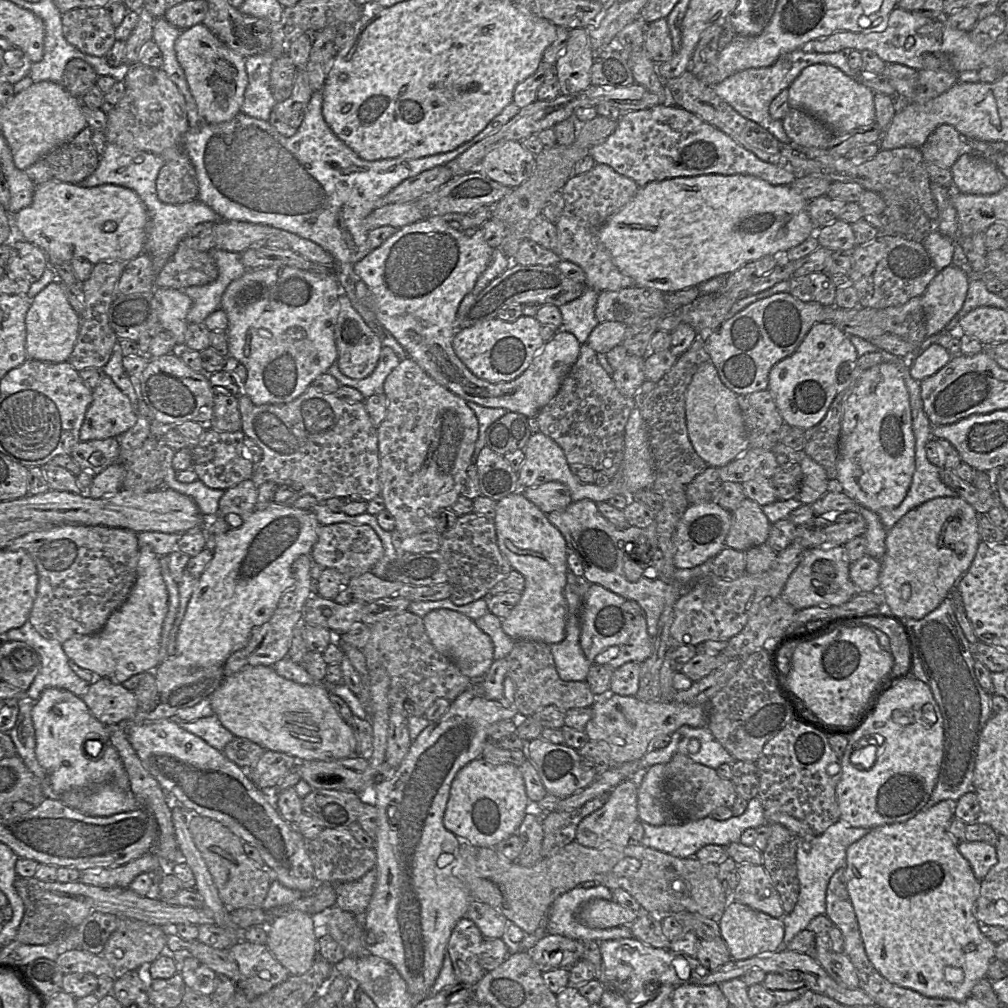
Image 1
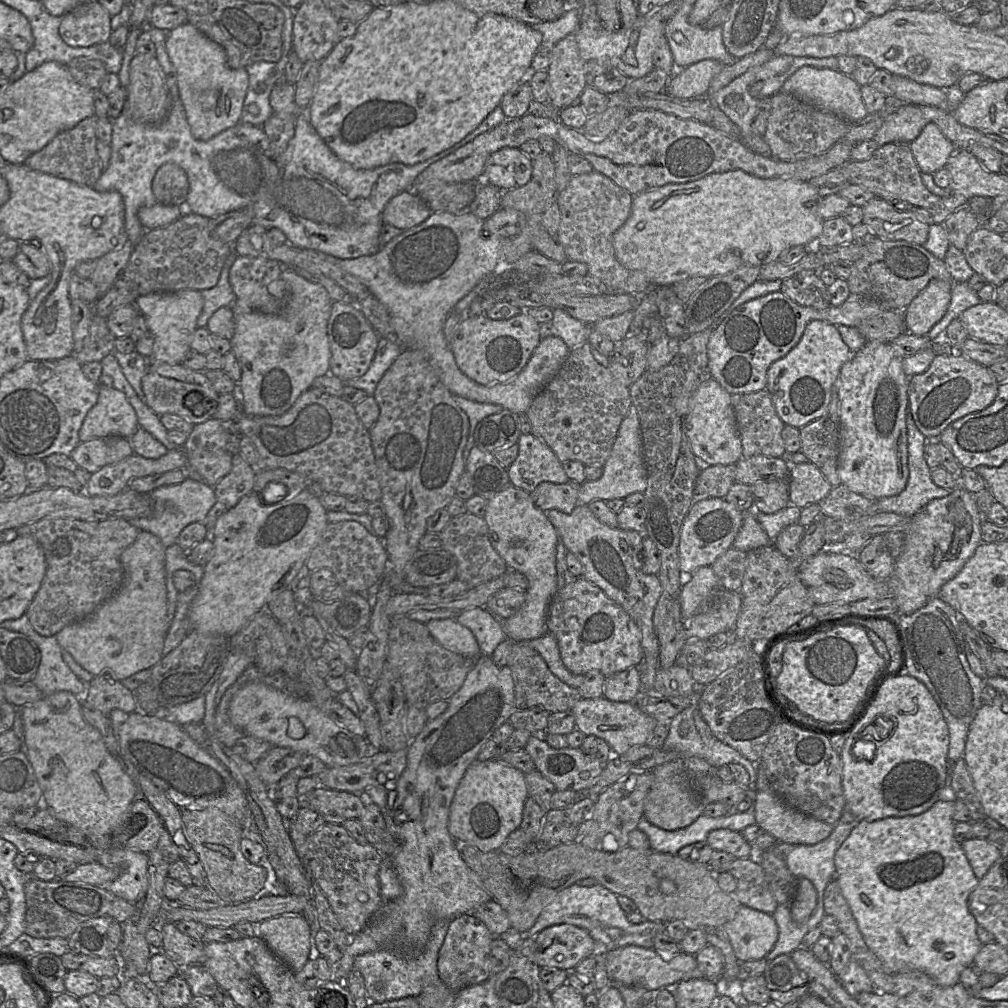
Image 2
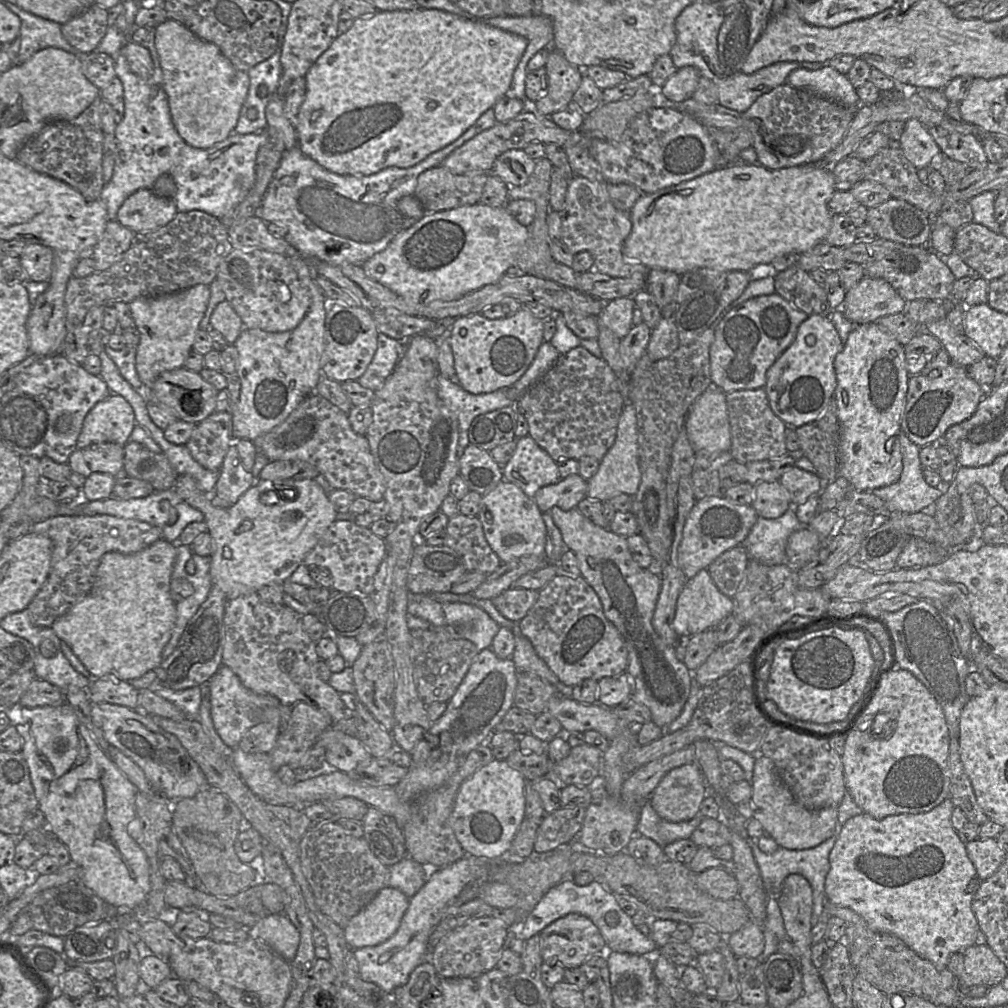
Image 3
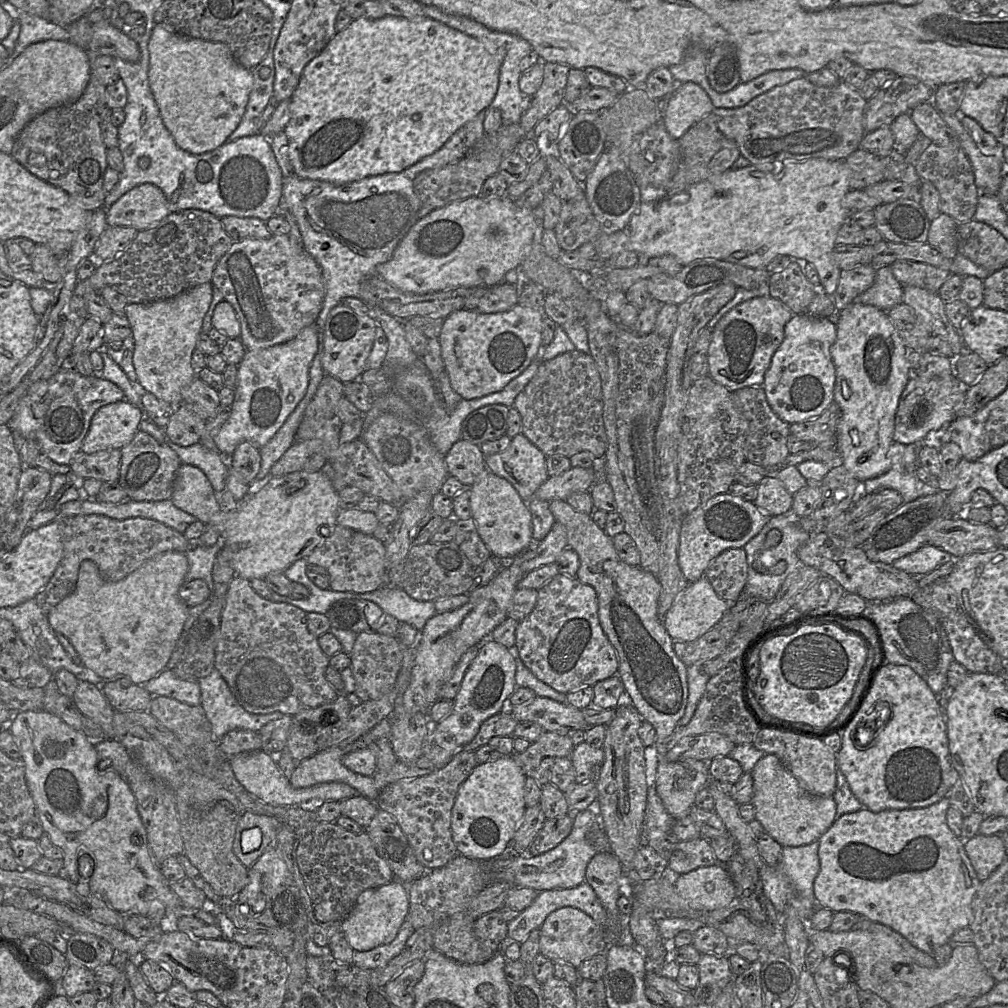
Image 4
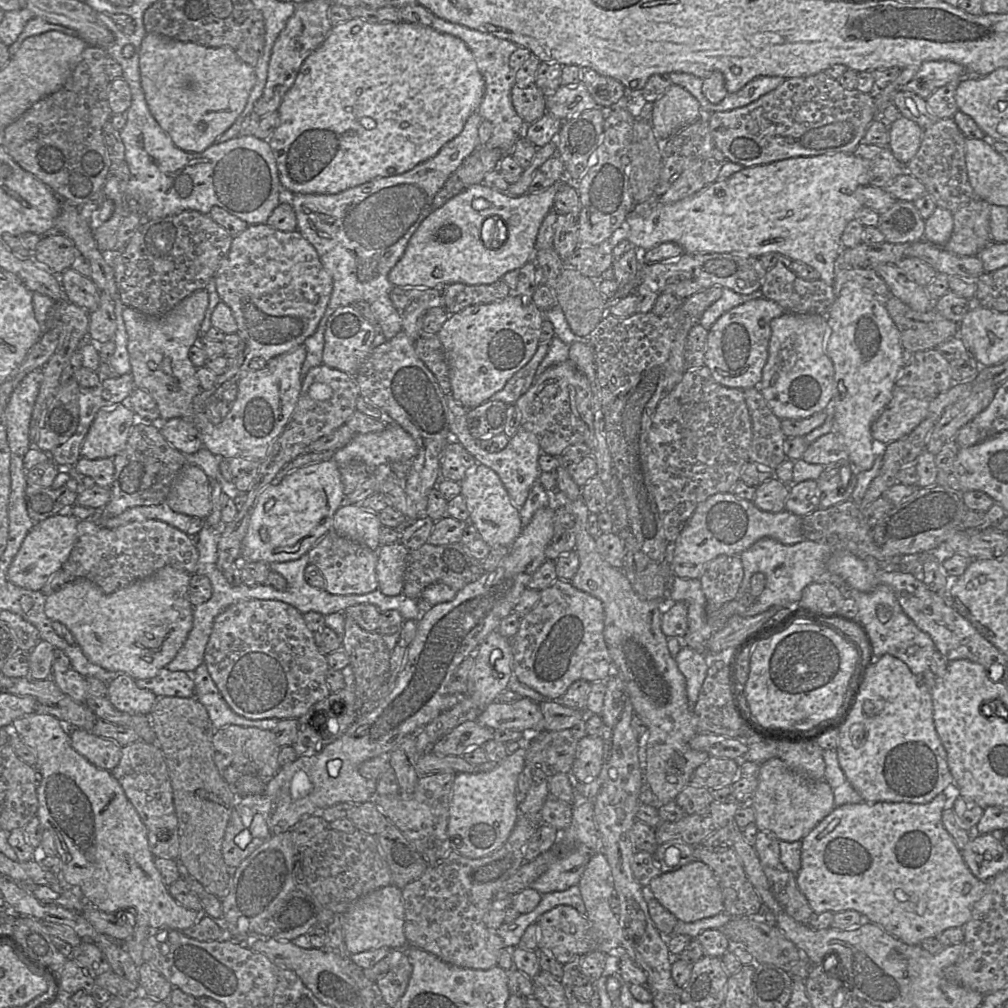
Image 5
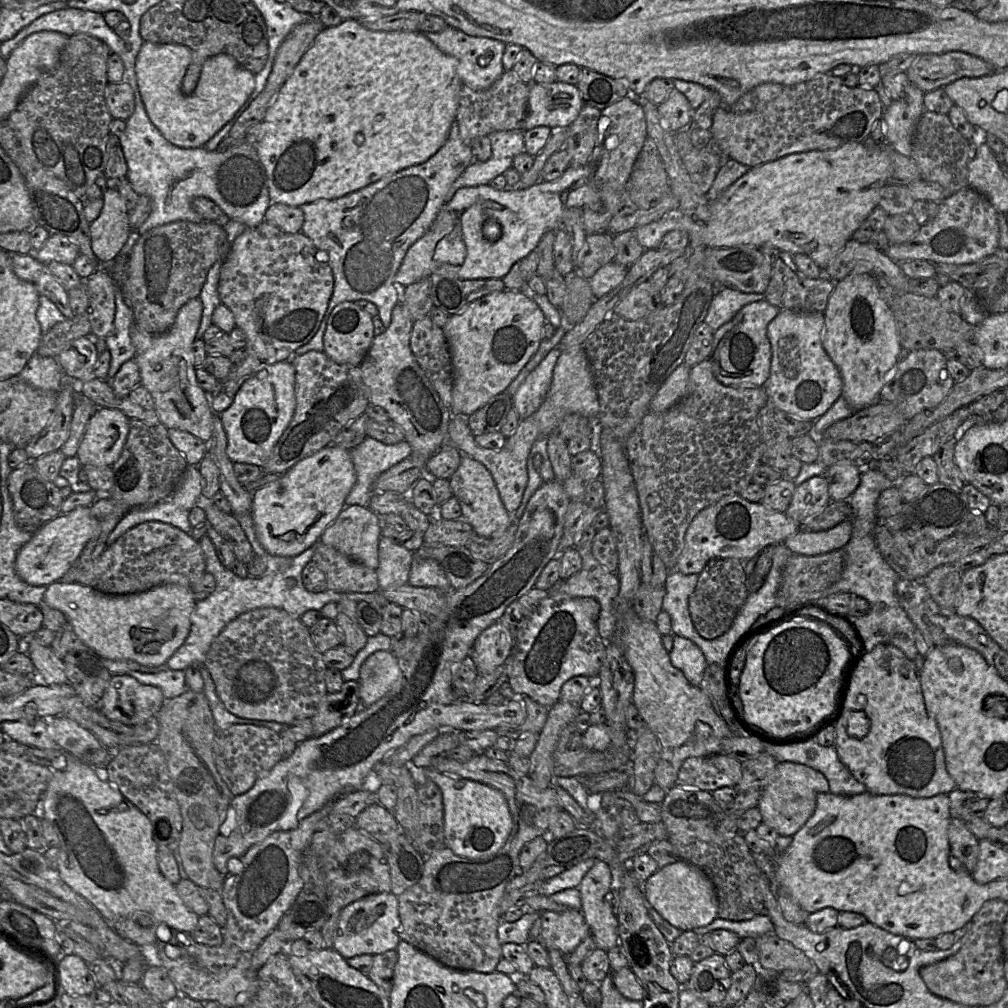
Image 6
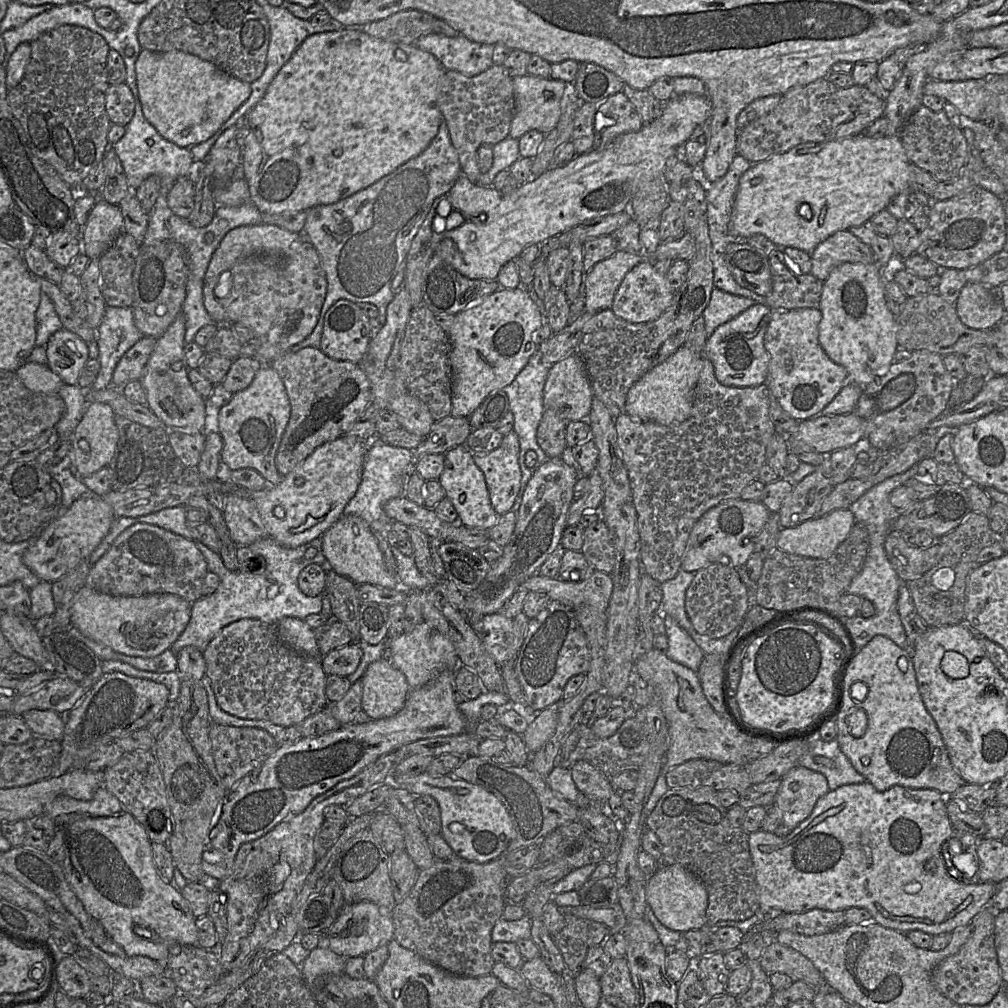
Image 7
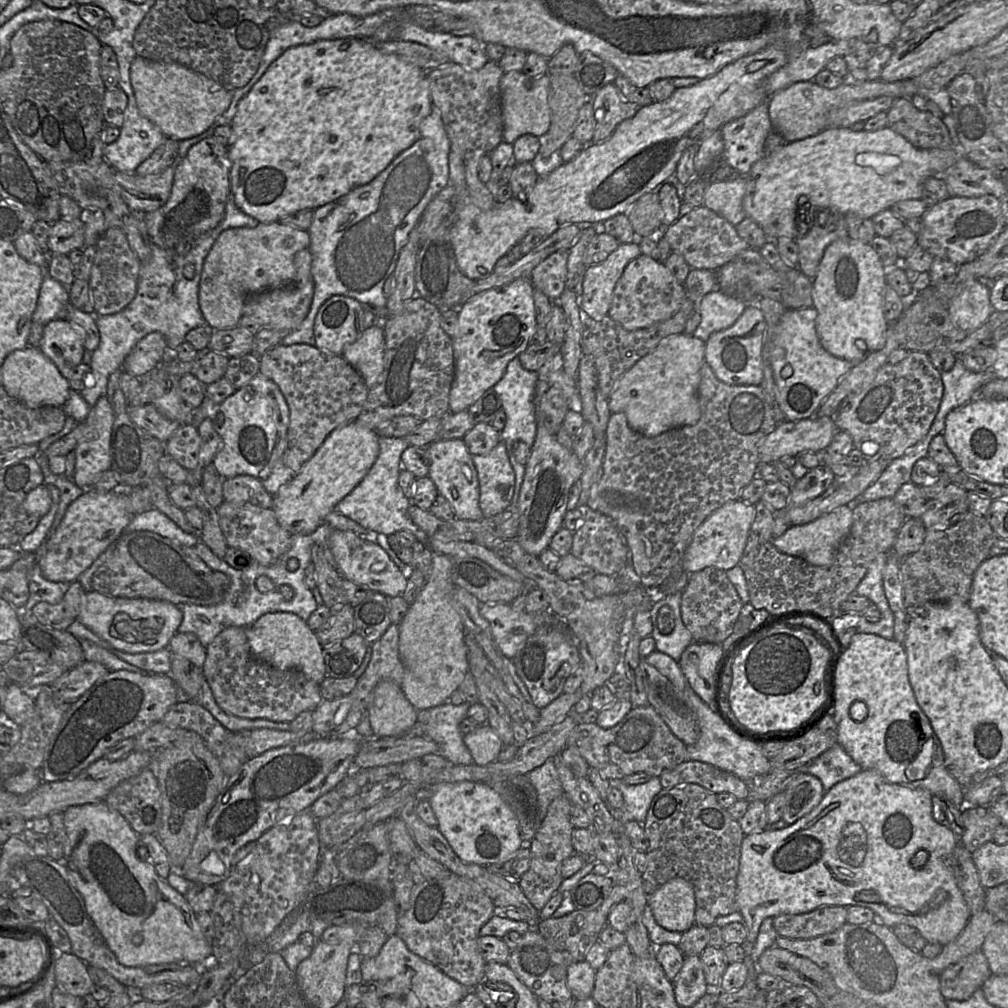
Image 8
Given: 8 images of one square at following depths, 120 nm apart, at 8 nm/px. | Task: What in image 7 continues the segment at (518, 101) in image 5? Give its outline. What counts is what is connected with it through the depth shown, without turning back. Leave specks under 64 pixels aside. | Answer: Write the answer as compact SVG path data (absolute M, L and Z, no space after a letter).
M493 64L475 76L446 70L438 85L437 106L446 121L462 174L477 183L481 175L477 151L481 145L493 146L509 136L515 111L513 79L503 65Z

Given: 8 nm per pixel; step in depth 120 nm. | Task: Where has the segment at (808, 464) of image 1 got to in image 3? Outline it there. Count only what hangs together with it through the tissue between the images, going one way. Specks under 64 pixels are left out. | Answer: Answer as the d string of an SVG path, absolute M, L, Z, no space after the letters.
M795 465L786 470L778 481L789 494L793 506L802 504L812 494L821 492L818 474L805 471Z

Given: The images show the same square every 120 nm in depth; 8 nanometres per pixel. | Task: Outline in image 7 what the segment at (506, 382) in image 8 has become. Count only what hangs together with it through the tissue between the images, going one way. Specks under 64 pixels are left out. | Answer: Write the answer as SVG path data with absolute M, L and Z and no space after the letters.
M538 350L530 357L526 366L519 372L511 384L504 387L503 390L507 394L509 399L510 412L514 415L514 425L513 430L517 434L520 444L520 453L518 462L520 465L522 477L521 486L512 507L512 511L518 513L520 505L522 503L522 497L525 488L530 481L535 469L531 469L525 464L525 454L529 450L533 450L537 453L537 463L536 468L549 460L548 455L539 446L537 442L537 430L541 422L544 403L543 403L543 392L544 386L548 377L550 367L544 365L541 361L542 354Z

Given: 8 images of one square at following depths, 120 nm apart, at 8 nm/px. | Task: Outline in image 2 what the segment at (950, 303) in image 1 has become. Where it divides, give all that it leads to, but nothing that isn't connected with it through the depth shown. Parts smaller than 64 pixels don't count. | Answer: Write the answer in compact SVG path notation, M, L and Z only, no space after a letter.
M932 280L902 311L906 331L926 336L947 312L951 290L951 282Z

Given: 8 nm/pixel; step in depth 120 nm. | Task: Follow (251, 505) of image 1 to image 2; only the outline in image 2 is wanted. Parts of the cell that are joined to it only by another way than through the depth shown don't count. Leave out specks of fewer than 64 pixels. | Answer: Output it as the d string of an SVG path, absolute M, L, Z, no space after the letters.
M239 453L234 455L230 472L214 486L217 501L224 503L228 509L234 507L243 496L252 492L255 472L255 467L244 461Z

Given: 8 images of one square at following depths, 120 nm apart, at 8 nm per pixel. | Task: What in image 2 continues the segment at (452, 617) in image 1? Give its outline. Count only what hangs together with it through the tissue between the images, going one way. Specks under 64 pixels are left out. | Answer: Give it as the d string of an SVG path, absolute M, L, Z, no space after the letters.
M434 619L425 625L431 636L447 650L468 658L481 655L478 642L471 630L458 623L456 619Z

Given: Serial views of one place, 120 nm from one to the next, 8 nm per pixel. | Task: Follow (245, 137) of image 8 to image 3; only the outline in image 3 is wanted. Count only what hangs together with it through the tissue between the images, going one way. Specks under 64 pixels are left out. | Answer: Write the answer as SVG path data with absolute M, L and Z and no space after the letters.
M418 7L414 10L376 11L371 15L355 18L352 26L346 32L339 33L305 75L305 99L294 121L297 145L304 154L338 175L369 176L392 166L412 167L454 142L509 91L513 74L527 44L525 37L490 26L483 20L468 19L437 9Z

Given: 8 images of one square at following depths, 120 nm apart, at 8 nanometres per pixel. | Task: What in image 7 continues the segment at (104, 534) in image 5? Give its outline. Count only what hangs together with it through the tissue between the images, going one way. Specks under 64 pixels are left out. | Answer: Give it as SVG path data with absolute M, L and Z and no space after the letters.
M138 523L122 532L91 567L86 586L113 596L169 593L193 603L204 597L203 582L208 571L207 561L194 541L158 526Z

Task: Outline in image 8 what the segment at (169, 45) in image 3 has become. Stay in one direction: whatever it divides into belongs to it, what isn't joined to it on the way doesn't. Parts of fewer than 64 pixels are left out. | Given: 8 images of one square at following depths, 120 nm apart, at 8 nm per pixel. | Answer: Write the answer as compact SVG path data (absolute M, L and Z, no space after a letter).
M138 55L130 68L138 109L167 137L182 141L205 132L230 106L233 91L176 62L156 62Z

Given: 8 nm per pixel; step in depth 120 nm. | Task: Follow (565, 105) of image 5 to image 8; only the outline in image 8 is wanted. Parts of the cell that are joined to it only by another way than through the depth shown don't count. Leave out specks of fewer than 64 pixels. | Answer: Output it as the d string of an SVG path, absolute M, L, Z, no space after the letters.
M522 71L504 72L499 82L504 142L512 144L524 134L542 138L547 133L551 122L551 111L548 104L549 87L548 74L532 77Z

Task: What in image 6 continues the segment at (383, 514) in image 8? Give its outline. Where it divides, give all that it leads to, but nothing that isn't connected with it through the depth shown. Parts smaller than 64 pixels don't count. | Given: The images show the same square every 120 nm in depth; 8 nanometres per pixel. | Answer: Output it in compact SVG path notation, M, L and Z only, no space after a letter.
M371 437L350 450L357 480L345 499L345 506L369 507L373 483L377 477L412 454L410 444L403 440L387 445Z

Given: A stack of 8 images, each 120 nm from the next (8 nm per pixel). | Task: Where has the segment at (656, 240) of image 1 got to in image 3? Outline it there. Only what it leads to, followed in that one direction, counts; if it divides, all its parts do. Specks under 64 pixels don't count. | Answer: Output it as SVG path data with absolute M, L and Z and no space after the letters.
M738 161L657 192L643 193L631 209L632 230L623 243L623 255L628 261L640 262L649 270L662 269L679 275L697 268L711 268L719 272L748 272L757 265L770 265L778 257L788 253L802 254L817 244L824 242L825 237L830 231L833 216L828 208L828 202L835 191L835 180L831 170L822 166L805 164L780 169L769 169L759 163L748 164Z

